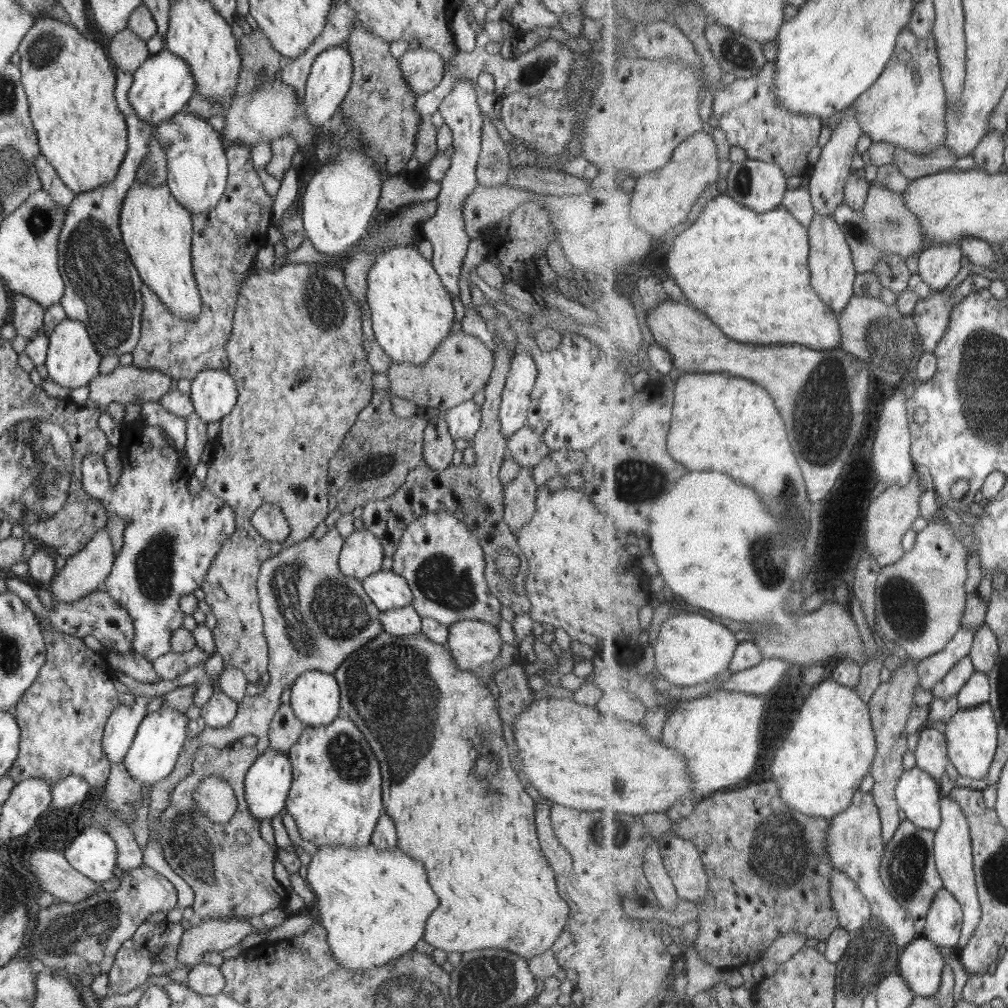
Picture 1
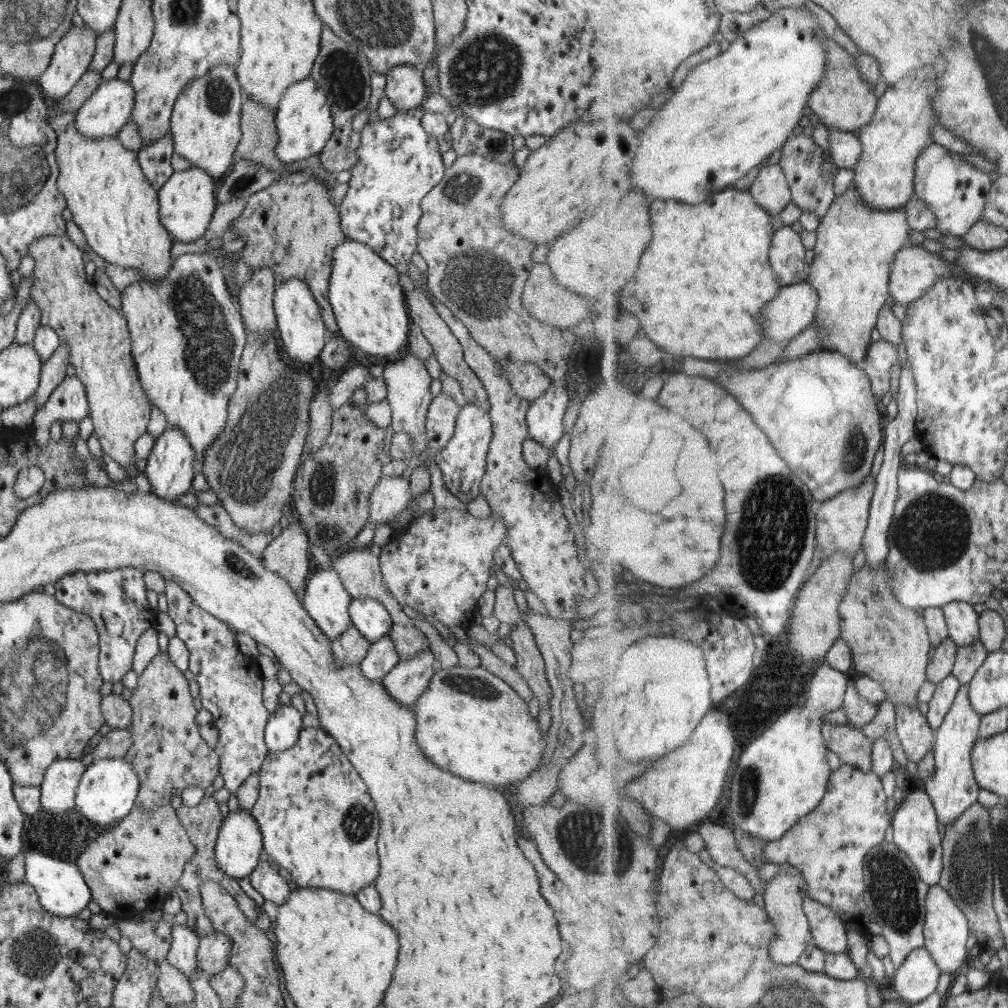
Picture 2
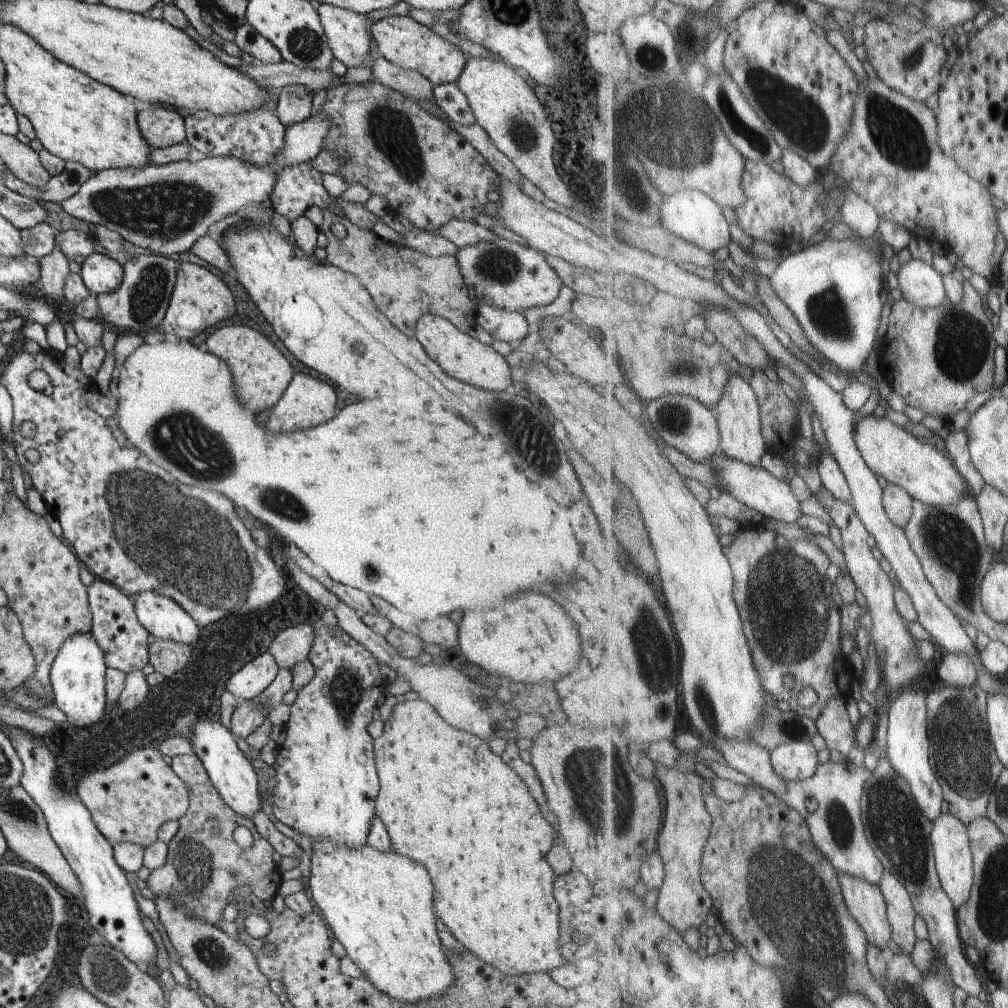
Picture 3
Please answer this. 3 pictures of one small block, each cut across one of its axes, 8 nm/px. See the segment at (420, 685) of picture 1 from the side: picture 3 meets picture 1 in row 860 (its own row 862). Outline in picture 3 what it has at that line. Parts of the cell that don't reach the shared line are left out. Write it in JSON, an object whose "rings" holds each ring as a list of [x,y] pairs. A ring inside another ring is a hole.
{"rings":[[[422,699],[405,700],[394,706],[388,721],[385,722],[382,736],[375,740],[375,756],[380,785],[377,794],[378,800],[376,800],[376,814],[386,824],[396,852],[406,854],[406,856],[410,856],[416,862],[422,862],[426,866],[426,870],[434,882],[434,904],[436,904],[438,917],[450,928],[451,934],[455,936],[458,942],[506,975],[550,973],[554,968],[566,964],[566,960],[558,951],[560,920],[558,920],[558,904],[552,896],[554,872],[544,858],[546,852],[552,848],[554,828],[550,826],[550,822],[546,822],[542,818],[538,804],[534,800],[528,785],[521,776],[512,770],[512,766],[508,765],[502,756],[492,752],[486,739],[478,738],[472,733],[461,731],[449,725],[433,706]]]}

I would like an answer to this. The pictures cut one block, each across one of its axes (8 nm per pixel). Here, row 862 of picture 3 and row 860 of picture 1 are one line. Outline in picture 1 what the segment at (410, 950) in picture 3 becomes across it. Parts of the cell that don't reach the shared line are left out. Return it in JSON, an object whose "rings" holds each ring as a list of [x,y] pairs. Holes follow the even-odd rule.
{"rings":[[[372,843],[358,848],[322,846],[311,858],[307,883],[318,898],[320,922],[327,930],[326,942],[331,957],[344,969],[361,971],[395,961],[413,950],[424,936],[428,916],[439,905],[439,898],[428,884],[422,862],[402,854],[402,850],[380,850]]]}

